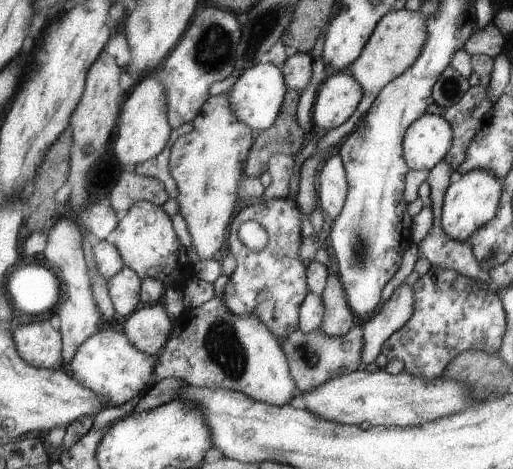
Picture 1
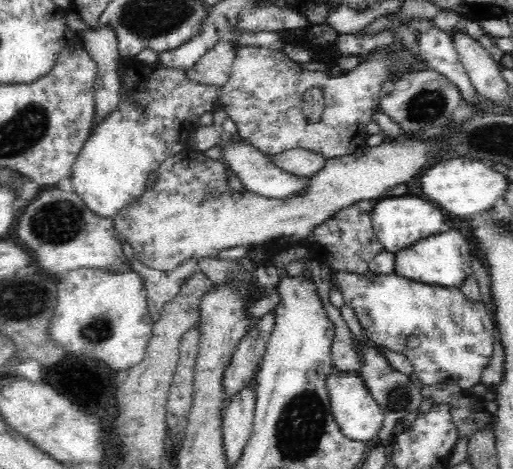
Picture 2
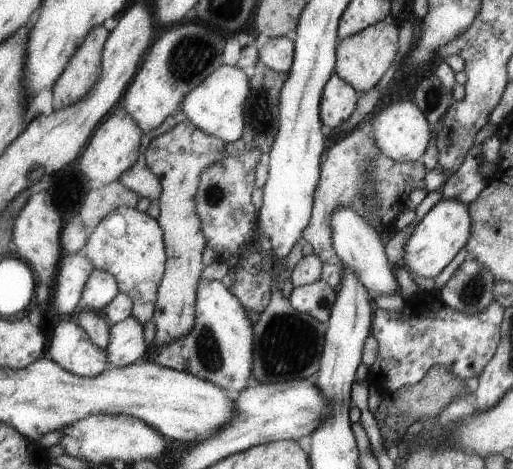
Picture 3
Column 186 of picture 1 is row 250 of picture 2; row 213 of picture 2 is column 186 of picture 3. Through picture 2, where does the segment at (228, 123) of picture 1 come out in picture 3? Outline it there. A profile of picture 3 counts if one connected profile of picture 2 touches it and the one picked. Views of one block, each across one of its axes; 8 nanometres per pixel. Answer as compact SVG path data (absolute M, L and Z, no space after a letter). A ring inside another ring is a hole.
M180 117L179 123L172 130L158 135L148 144L146 164L161 184L158 199L160 214L157 220L163 229L167 252L167 270L159 286L153 320L156 325L154 347L171 344L174 340L188 336L195 326L199 284L206 270L203 254L207 247L196 195L203 171L225 159L227 145L218 136L202 132L188 118L183 117Z

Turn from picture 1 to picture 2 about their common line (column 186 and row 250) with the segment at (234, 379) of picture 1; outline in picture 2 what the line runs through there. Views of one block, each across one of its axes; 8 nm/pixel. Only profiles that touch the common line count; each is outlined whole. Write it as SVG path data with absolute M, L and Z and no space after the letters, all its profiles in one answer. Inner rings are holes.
M359 200L312 229L312 240L318 243L318 247L314 248L314 253L331 261L333 264L332 274L341 270L358 273L367 272L368 265L378 254L383 252L371 221L374 205L373 200Z

